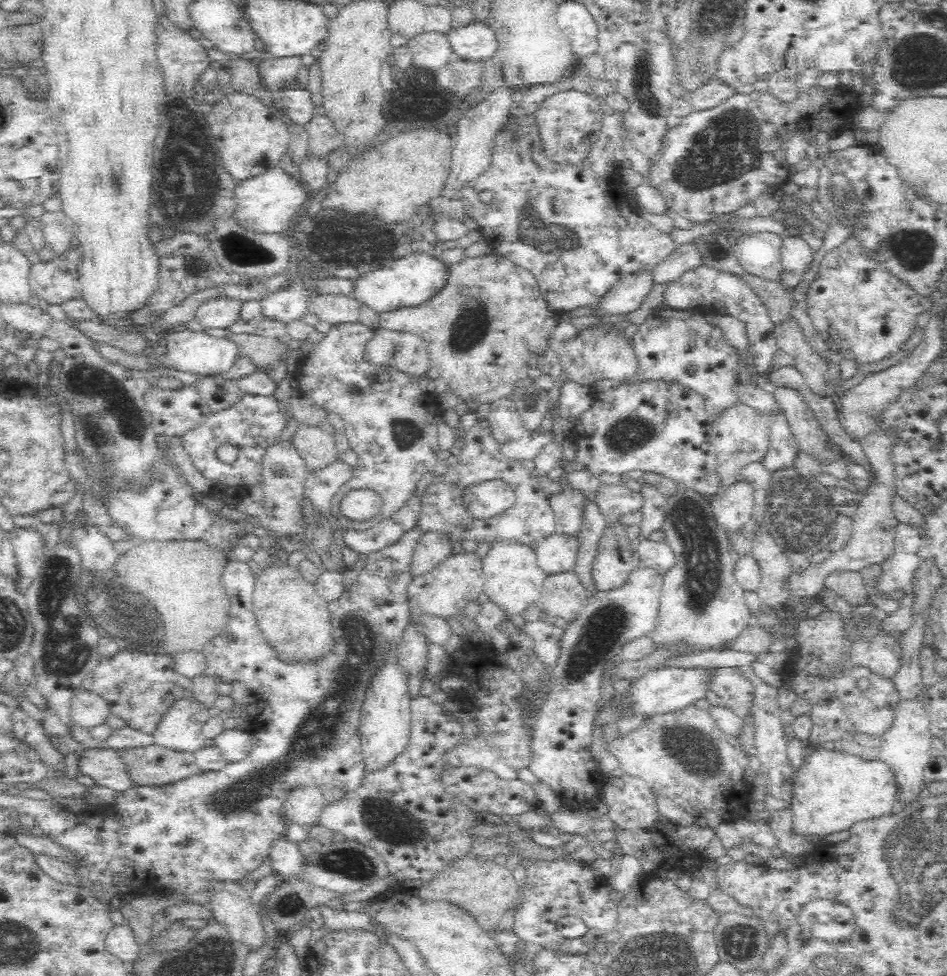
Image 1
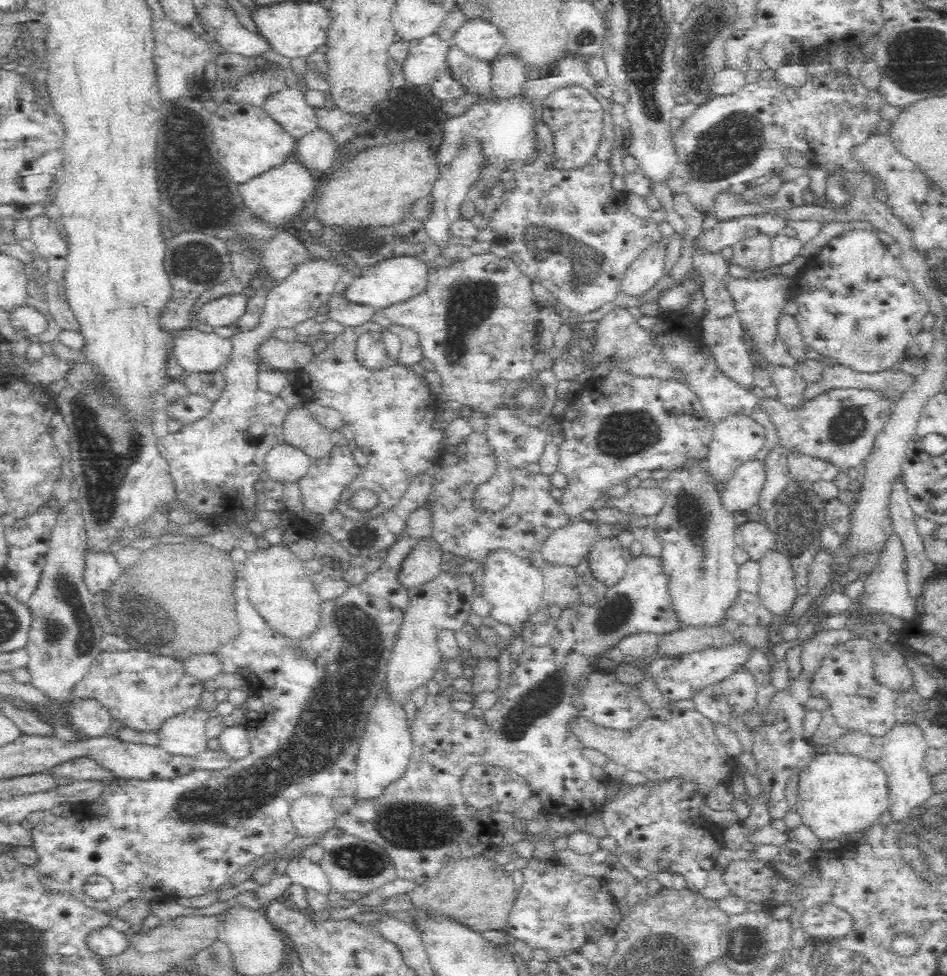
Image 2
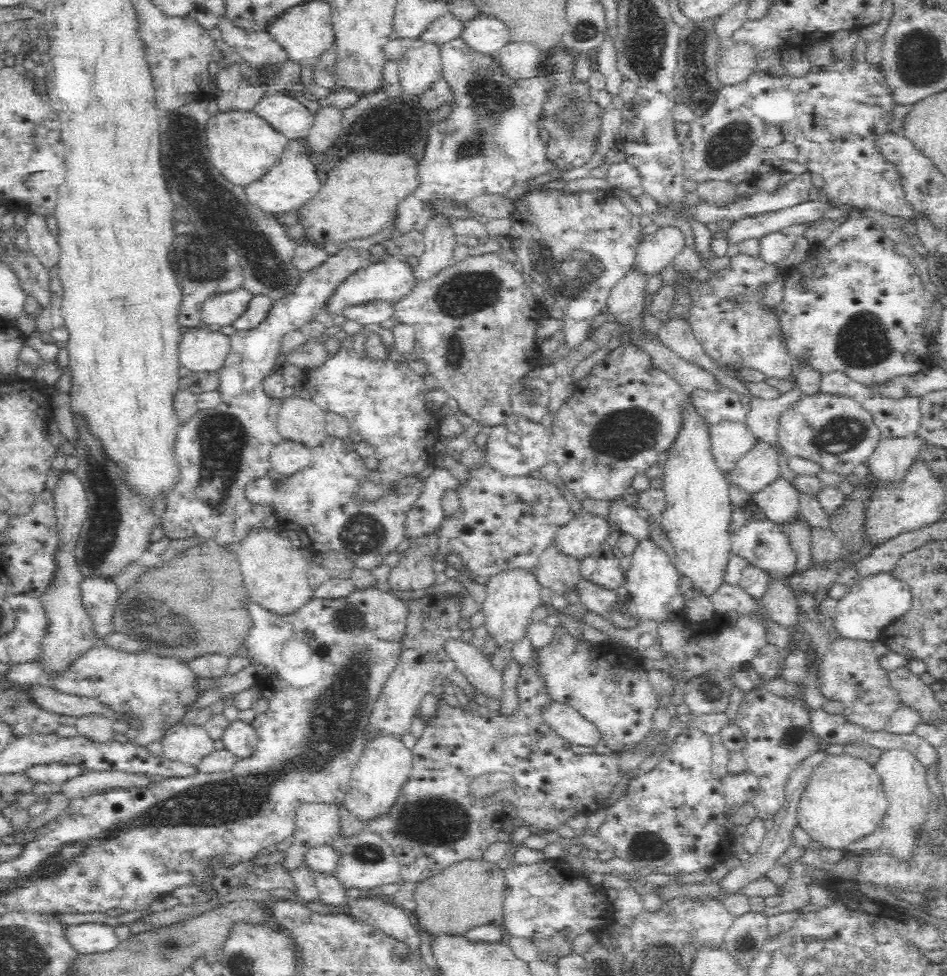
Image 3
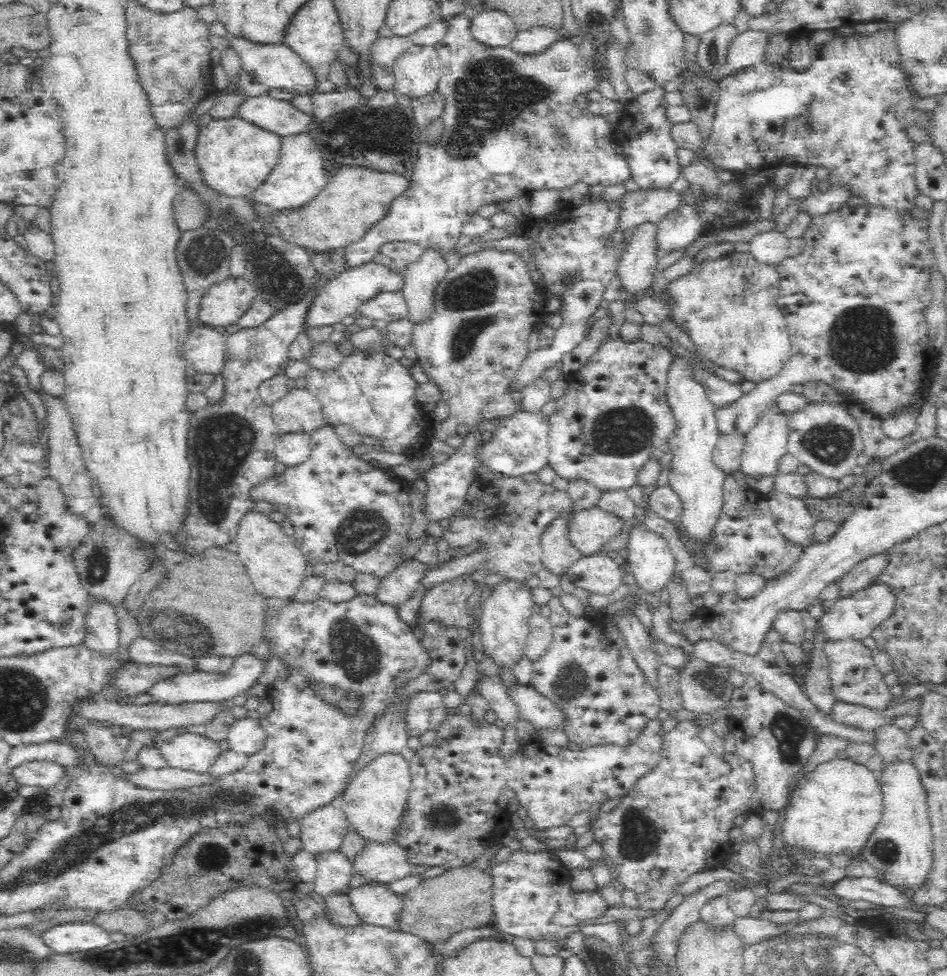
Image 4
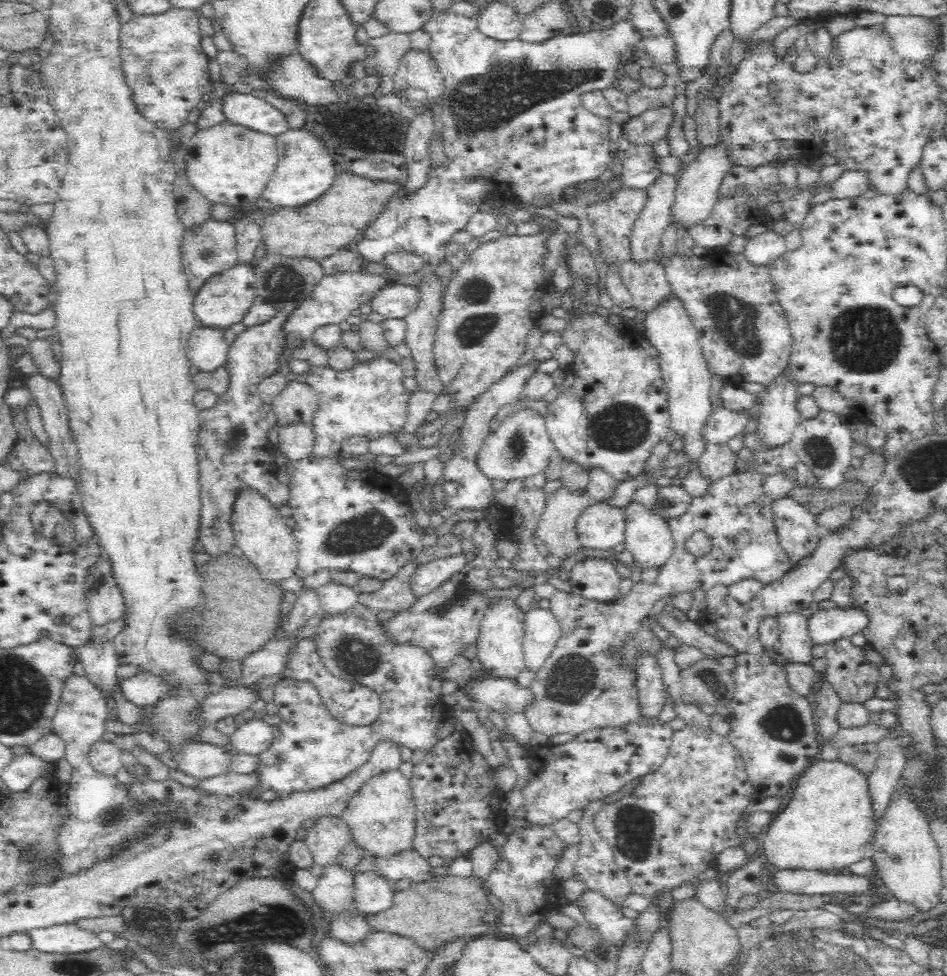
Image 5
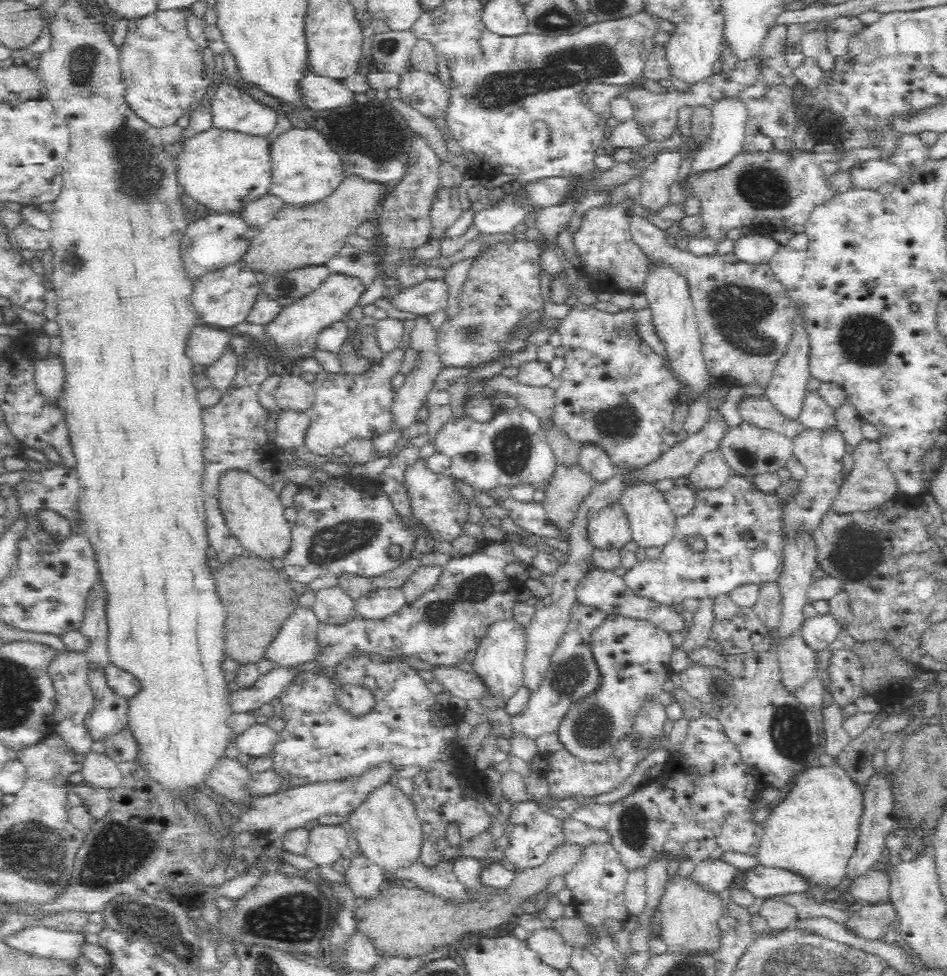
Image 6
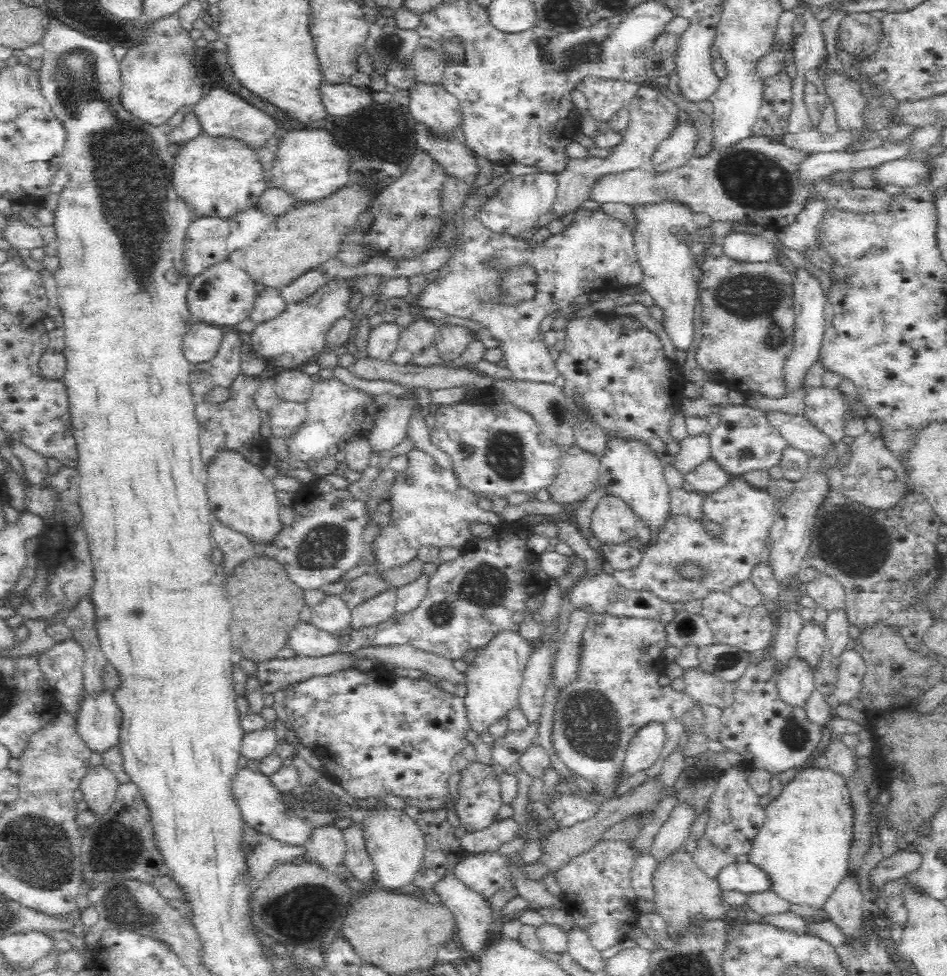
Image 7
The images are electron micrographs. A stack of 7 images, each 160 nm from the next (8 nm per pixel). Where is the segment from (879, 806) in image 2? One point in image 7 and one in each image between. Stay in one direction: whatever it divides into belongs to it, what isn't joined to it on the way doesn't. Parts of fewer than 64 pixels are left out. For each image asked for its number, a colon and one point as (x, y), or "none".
3: (844, 800)
4: (834, 810)
5: (827, 824)
6: (814, 830)
7: (805, 843)

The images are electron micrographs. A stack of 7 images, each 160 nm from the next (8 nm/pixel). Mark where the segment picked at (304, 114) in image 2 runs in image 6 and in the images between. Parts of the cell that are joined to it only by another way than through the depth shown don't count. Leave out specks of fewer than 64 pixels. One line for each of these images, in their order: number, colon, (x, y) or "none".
3: (283, 112)
4: (280, 116)
5: (255, 113)
6: (233, 109)

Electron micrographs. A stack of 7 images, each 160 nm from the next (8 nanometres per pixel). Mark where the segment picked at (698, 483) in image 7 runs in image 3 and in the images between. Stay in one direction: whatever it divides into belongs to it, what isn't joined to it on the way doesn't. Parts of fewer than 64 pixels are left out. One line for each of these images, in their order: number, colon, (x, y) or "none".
3: (729, 441)
4: (729, 447)
5: (718, 461)
6: (712, 472)

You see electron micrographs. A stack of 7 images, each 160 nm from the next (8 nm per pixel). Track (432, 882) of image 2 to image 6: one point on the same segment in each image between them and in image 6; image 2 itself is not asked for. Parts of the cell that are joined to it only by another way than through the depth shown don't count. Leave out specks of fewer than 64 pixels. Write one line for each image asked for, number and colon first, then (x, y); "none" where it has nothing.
3: (468, 894)
4: (460, 898)
5: (434, 911)
6: (405, 920)

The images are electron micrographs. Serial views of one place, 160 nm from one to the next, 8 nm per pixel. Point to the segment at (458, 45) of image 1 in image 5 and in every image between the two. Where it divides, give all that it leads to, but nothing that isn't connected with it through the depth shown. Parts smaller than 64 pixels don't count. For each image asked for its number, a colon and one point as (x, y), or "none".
2: (478, 38)
3: (485, 35)
4: (492, 29)
5: (497, 22)

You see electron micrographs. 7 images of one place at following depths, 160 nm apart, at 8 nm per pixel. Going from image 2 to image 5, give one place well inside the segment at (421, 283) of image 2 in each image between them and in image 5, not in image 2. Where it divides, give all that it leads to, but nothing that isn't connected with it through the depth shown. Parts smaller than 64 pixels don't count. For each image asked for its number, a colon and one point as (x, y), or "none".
3: (389, 280)
4: (340, 297)
5: (334, 297)

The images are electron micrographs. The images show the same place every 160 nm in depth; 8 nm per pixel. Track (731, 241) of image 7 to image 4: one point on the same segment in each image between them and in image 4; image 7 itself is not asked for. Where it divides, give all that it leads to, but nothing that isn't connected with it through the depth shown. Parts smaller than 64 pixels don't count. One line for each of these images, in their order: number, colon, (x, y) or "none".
4: (773, 247)
5: (763, 249)
6: (757, 249)

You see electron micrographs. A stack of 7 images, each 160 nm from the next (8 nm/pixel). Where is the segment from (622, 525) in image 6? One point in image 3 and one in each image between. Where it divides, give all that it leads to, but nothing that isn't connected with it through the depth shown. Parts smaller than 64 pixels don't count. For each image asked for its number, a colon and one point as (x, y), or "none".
3: (577, 539)
4: (590, 531)
5: (600, 526)

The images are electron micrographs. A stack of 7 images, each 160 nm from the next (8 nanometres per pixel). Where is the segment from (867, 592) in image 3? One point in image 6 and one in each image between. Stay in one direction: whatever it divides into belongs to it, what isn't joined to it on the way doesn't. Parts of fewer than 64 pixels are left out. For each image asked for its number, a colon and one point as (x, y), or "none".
4: (857, 616)
5: (825, 626)
6: (819, 631)

